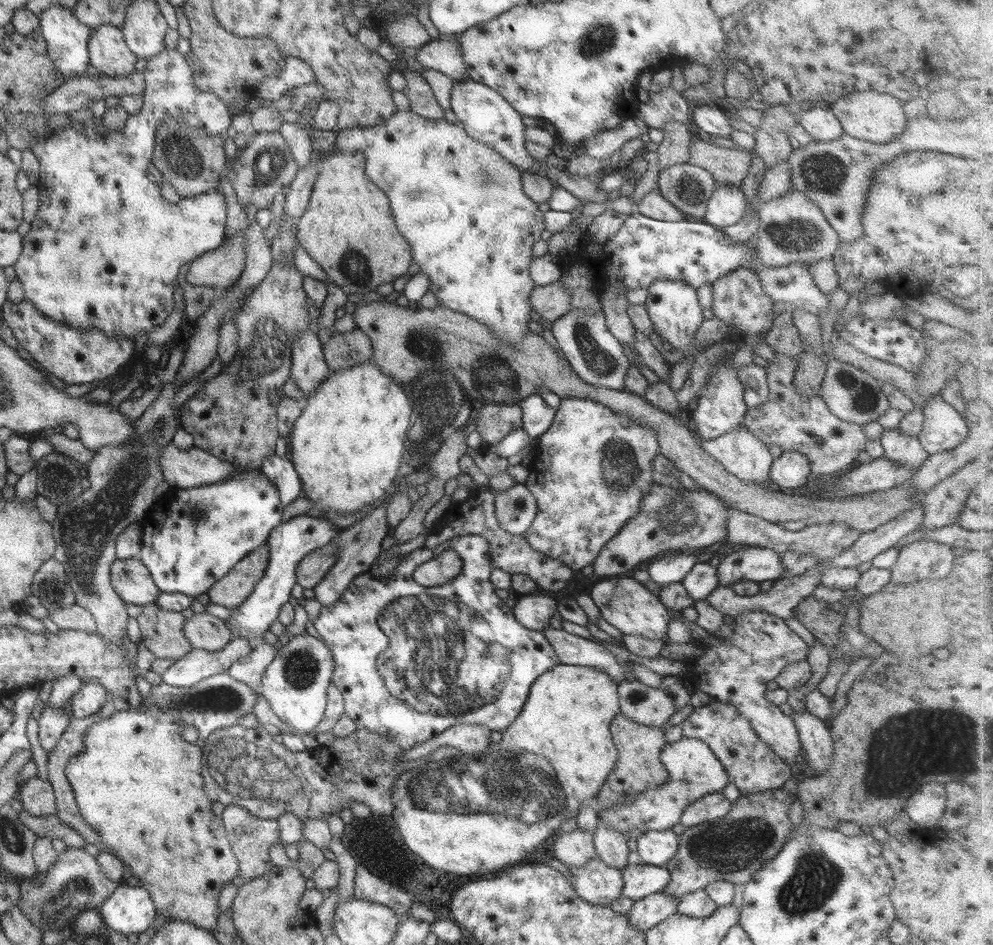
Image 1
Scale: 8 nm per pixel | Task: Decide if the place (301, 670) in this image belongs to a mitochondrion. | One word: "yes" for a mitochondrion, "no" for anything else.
yes

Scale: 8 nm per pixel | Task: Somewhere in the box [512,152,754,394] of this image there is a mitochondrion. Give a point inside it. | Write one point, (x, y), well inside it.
(601, 361)

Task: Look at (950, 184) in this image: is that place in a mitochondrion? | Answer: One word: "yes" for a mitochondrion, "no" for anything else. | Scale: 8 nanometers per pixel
yes

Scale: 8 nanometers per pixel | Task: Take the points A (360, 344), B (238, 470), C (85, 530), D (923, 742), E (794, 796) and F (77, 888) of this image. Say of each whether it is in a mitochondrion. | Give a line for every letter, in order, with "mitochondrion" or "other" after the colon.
A: other
B: other
C: mitochondrion
D: mitochondrion
E: other
F: mitochondrion

